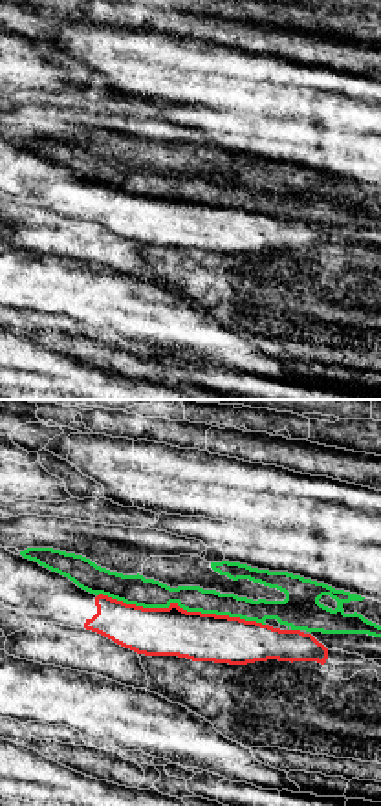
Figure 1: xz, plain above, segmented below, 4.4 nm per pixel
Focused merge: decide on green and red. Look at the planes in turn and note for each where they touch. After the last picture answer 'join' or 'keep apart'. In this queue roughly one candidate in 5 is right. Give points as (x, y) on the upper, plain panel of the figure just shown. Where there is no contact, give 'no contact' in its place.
meets green at (182, 196)

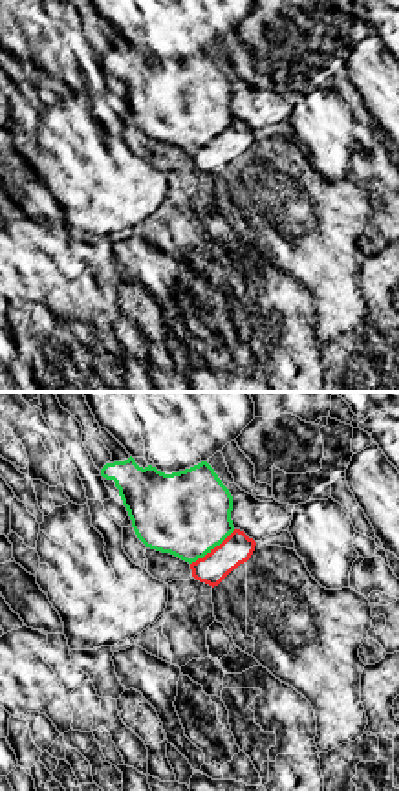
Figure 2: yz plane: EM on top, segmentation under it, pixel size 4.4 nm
meets green at (213, 138)

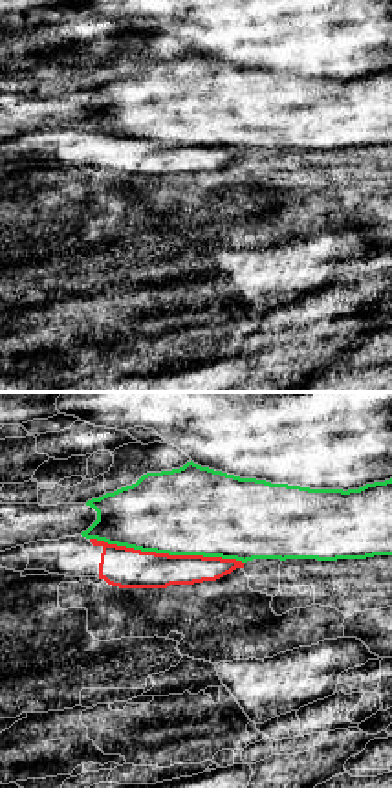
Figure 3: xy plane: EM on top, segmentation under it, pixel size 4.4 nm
meets green at (167, 142)

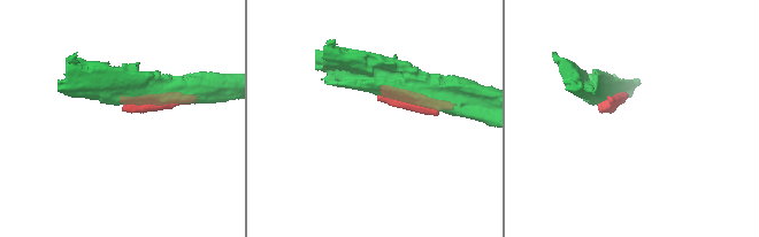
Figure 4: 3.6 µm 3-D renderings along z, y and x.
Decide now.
keep apart

